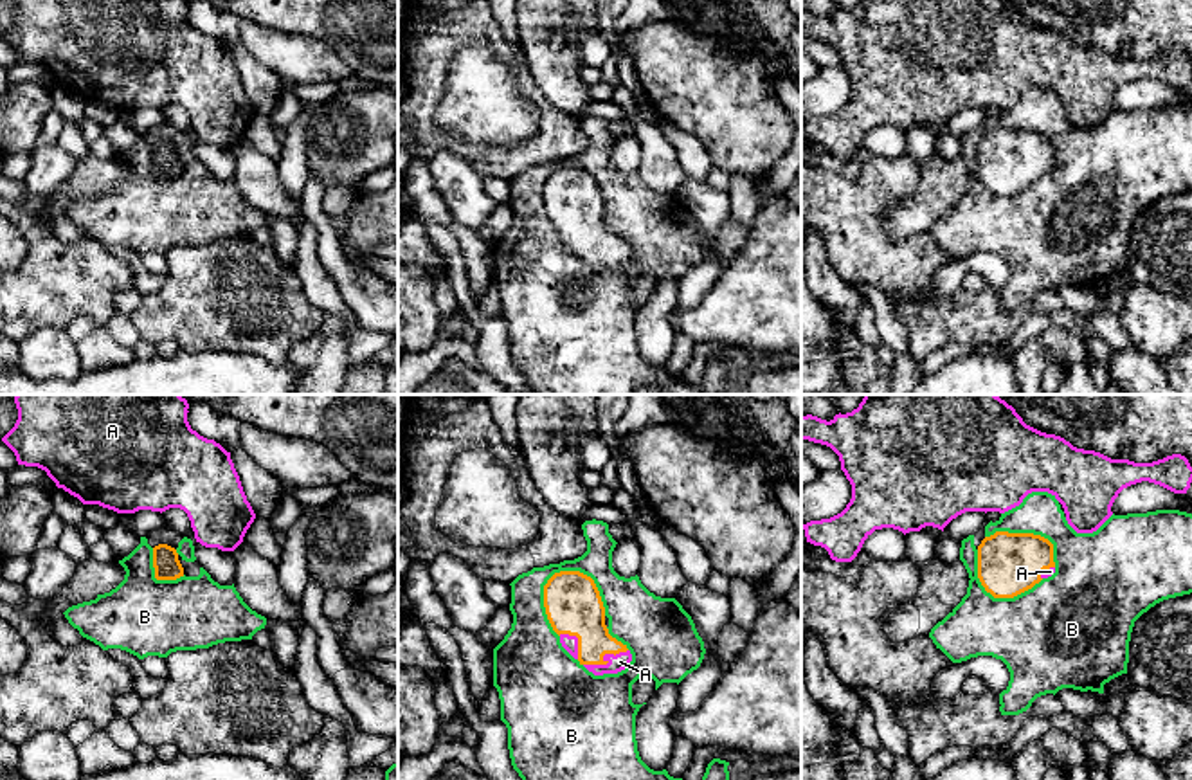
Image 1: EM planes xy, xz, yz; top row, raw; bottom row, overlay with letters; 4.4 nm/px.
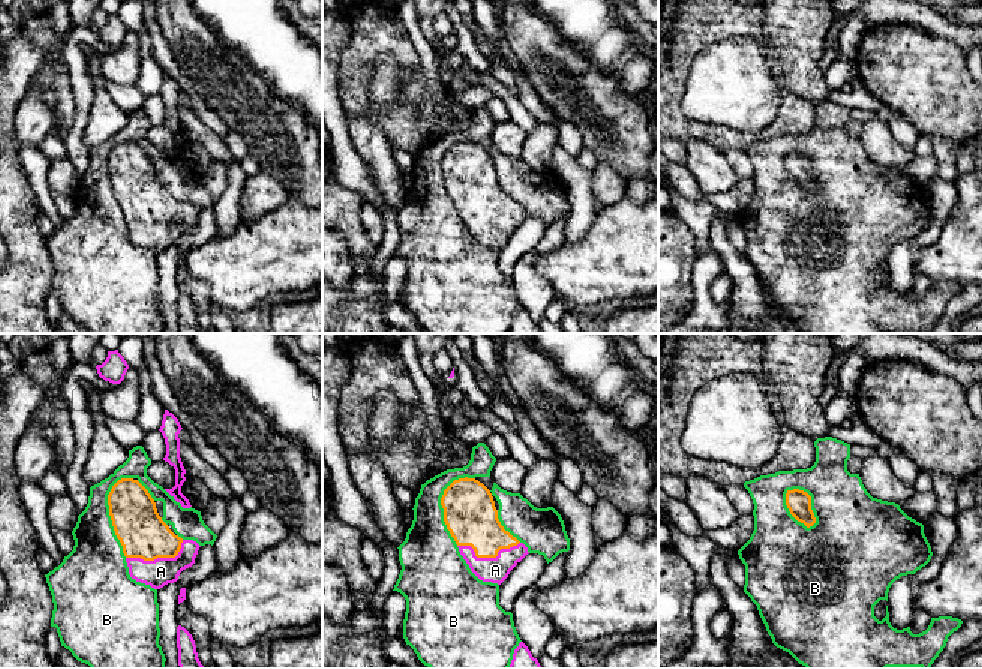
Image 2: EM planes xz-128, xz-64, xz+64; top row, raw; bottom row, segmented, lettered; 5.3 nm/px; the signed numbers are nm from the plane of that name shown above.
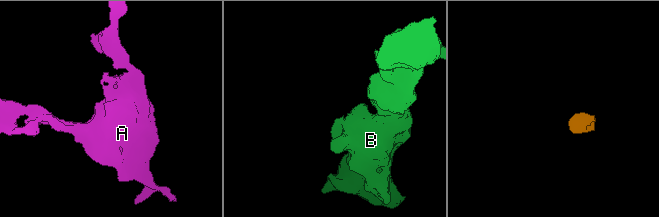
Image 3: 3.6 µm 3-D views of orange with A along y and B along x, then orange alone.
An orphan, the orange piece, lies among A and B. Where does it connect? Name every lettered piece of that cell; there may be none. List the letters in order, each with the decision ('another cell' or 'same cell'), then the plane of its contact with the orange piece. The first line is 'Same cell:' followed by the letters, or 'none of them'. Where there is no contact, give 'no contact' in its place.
Same cell: A
A: same cell; contact in xz
B: another cell; contact in xz

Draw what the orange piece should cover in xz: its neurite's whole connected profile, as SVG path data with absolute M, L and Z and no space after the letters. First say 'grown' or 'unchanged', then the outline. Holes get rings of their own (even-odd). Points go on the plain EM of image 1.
grown; M580 168L555 169L544 182L544 204L562 243L594 272L625 267L632 250L605 222L594 177Z

